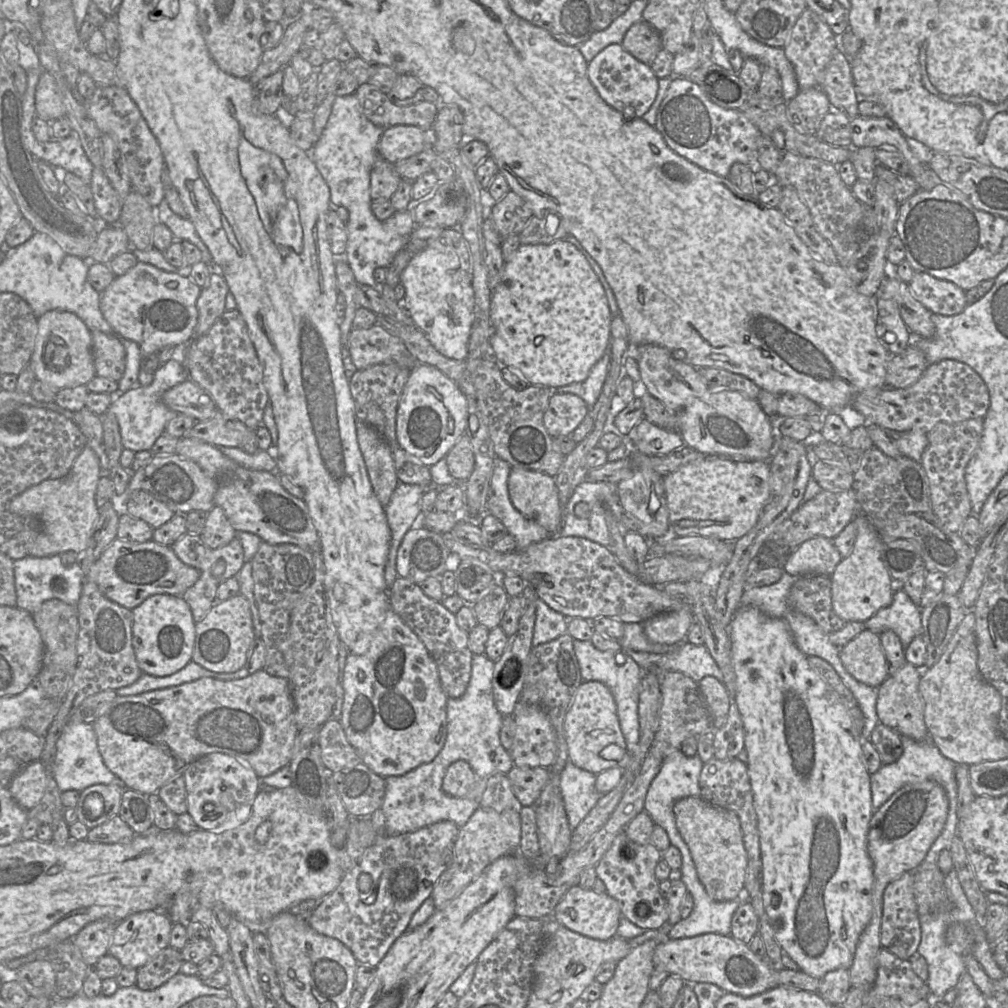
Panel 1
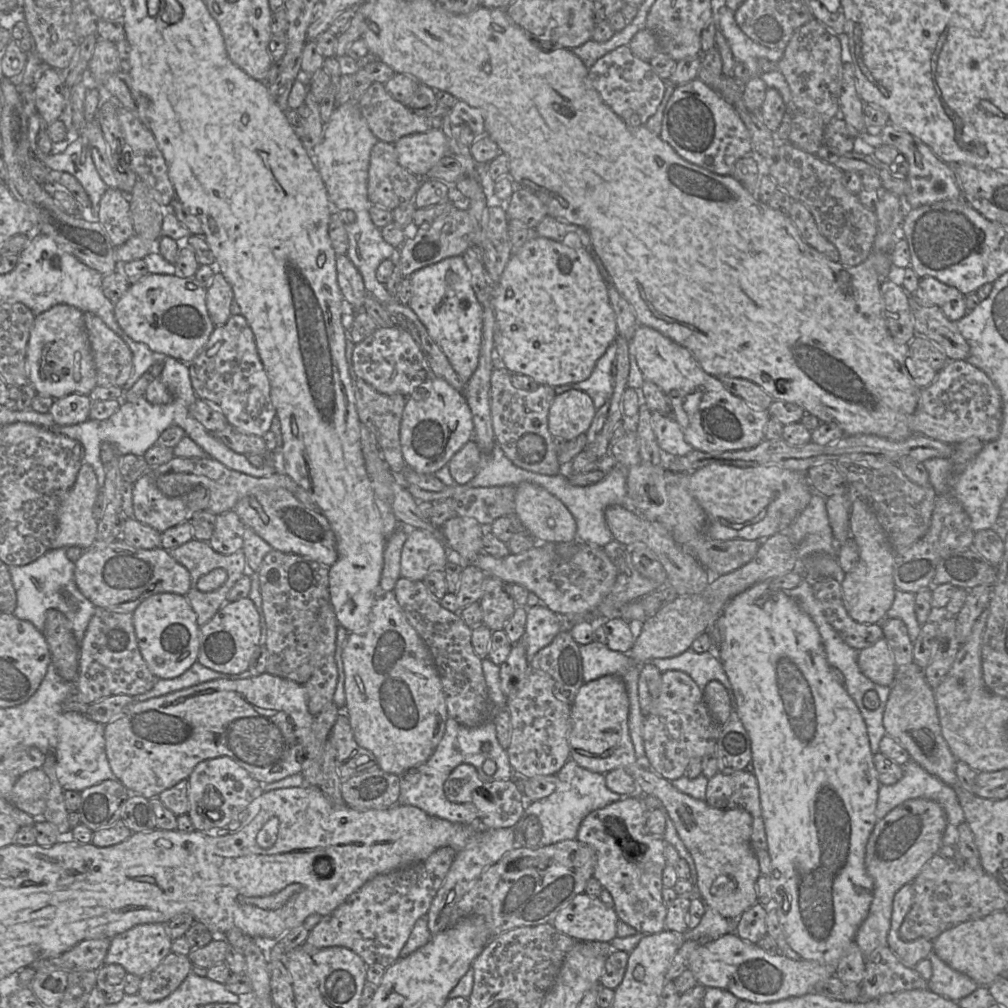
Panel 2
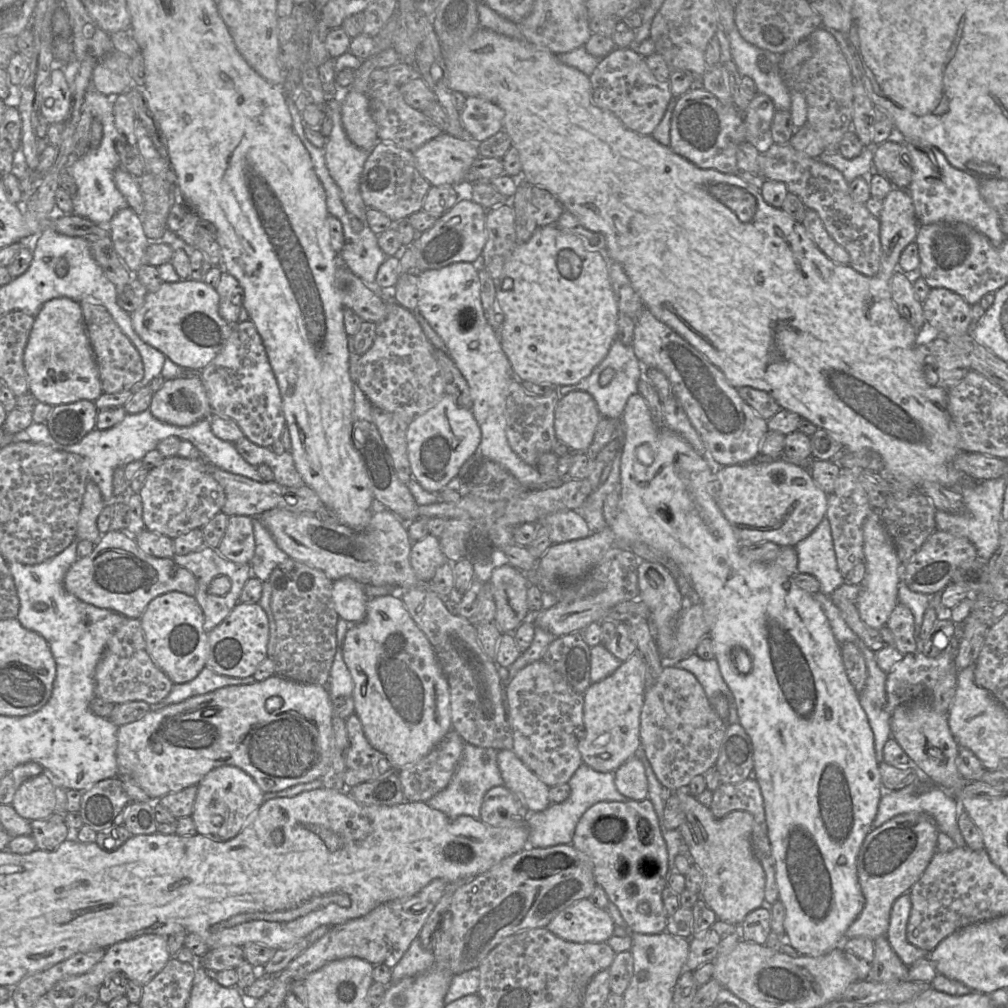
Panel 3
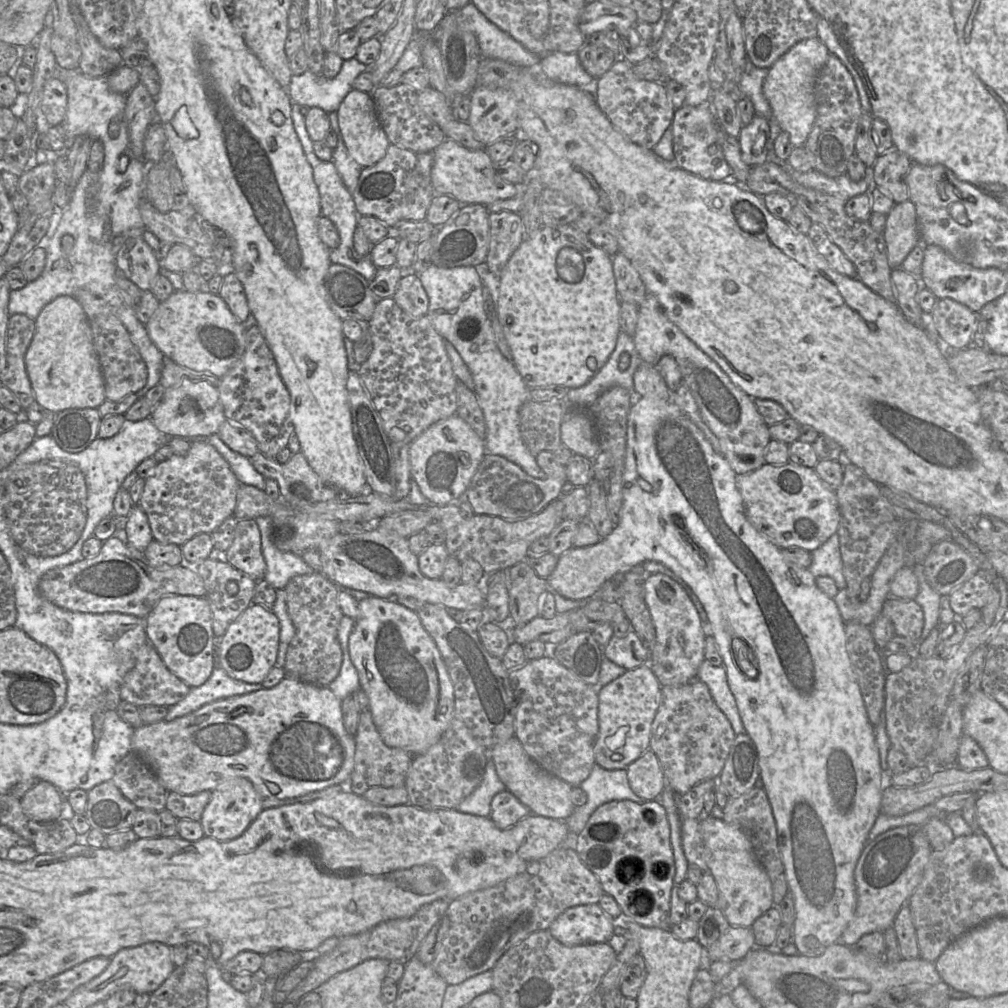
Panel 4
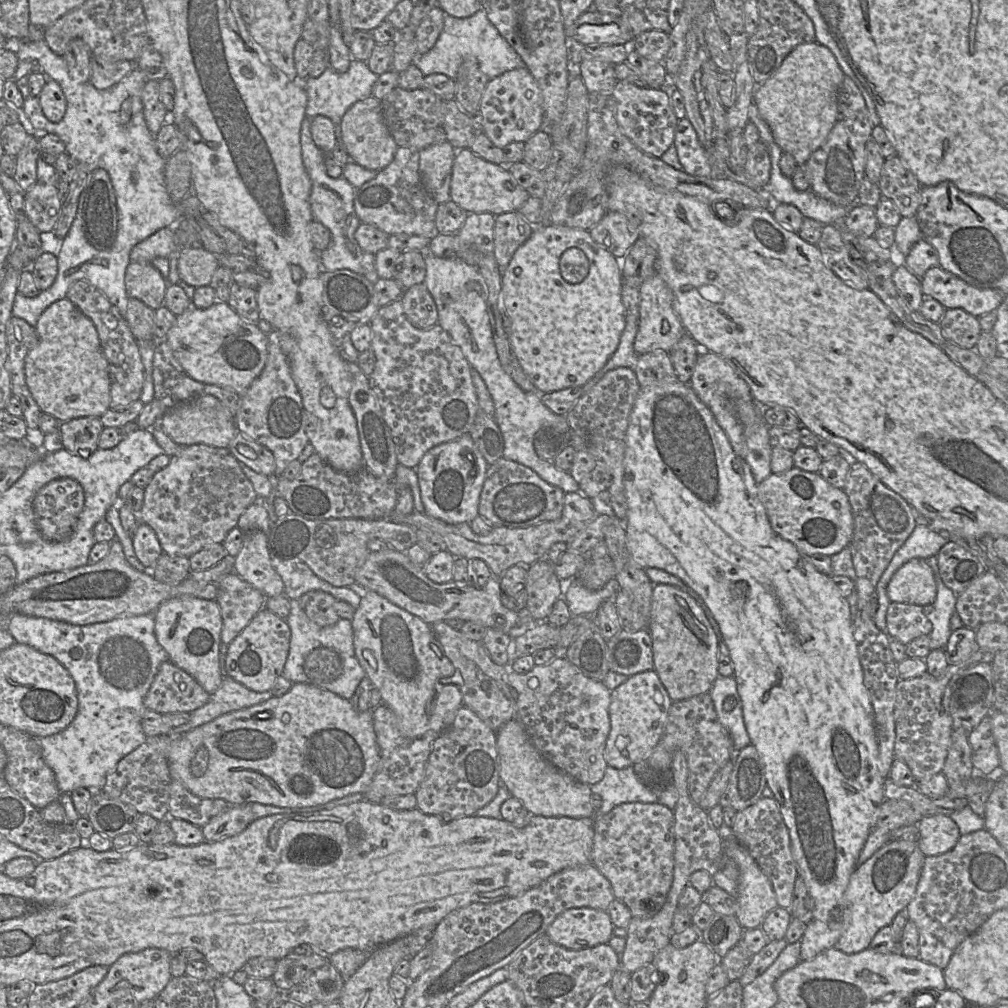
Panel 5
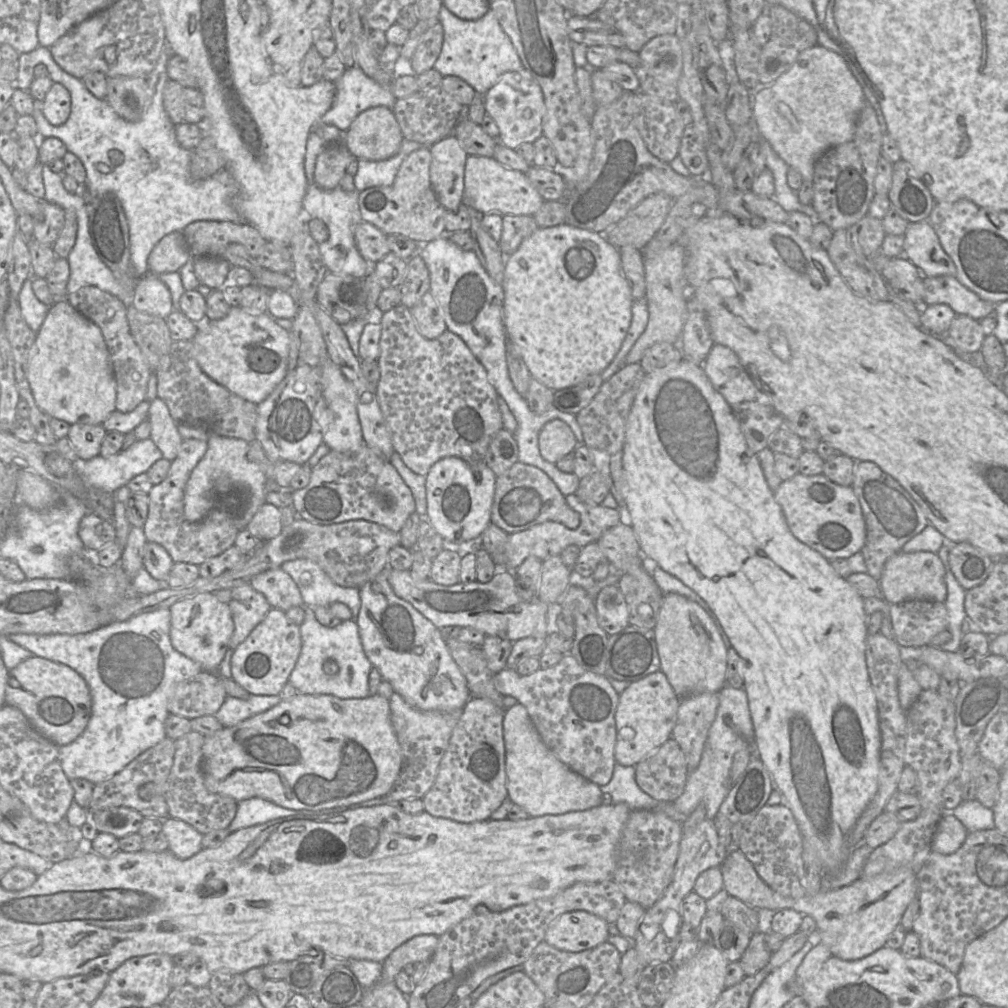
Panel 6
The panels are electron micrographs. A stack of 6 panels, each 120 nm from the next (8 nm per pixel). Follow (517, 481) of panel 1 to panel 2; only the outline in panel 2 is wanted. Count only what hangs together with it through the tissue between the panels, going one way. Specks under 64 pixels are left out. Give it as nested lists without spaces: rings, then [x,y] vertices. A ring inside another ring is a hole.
[[[522,482],[515,487],[515,515],[538,542],[571,543],[576,541],[576,521],[566,506],[541,486]]]

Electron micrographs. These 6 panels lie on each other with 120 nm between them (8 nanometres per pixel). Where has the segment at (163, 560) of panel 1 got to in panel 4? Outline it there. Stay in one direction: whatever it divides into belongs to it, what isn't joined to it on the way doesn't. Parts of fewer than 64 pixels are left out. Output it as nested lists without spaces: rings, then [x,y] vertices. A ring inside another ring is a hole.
[[[110,537],[102,542],[100,552],[92,558],[81,560],[56,568],[45,573],[38,583],[38,590],[42,597],[62,609],[82,613],[123,613],[144,618],[153,610],[155,605],[169,595],[205,596],[206,588],[198,573],[183,563],[168,568],[154,568],[147,563],[142,552],[117,537]]]

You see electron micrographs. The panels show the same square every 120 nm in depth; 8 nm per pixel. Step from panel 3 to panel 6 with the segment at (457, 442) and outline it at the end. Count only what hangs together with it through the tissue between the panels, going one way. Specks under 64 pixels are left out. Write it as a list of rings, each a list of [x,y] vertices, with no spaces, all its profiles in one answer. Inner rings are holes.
[[[449,456],[432,465],[426,477],[427,518],[446,543],[477,540],[491,523],[496,475],[484,461],[468,463]]]

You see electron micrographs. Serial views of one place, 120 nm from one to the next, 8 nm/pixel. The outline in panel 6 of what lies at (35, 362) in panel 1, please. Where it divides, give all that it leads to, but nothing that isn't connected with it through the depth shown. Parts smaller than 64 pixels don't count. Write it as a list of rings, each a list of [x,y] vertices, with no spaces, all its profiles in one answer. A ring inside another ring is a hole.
[[[65,298],[50,306],[36,333],[28,359],[27,379],[37,406],[51,418],[67,422],[102,425],[116,410],[116,381],[109,351],[99,327],[74,309]]]

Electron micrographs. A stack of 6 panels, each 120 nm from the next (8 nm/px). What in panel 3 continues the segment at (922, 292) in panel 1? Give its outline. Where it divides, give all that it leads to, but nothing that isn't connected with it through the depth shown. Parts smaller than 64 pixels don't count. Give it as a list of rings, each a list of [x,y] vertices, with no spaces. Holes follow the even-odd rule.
[[[930,288],[922,307],[924,319],[939,331],[940,336],[969,333],[971,305],[959,294],[945,288]]]

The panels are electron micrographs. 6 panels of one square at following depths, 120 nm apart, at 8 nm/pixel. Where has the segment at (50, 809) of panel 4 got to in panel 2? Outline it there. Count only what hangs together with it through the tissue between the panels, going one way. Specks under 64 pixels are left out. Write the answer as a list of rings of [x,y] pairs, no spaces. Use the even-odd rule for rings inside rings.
[[[33,769],[15,782],[10,801],[18,810],[39,819],[45,812],[49,789],[50,782],[43,769]]]

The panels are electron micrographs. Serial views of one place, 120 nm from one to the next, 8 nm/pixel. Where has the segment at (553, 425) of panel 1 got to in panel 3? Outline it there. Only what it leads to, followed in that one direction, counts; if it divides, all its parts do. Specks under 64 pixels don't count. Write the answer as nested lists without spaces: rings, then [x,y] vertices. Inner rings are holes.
[[[584,391],[563,396],[555,409],[554,428],[558,441],[572,452],[585,452],[601,419],[593,397]]]

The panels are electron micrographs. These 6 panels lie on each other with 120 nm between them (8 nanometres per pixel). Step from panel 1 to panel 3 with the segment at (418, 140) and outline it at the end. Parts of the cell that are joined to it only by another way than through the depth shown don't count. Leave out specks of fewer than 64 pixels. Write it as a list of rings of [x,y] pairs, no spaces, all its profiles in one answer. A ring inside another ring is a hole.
[[[445,132],[416,149],[413,155],[420,174],[431,186],[455,186],[463,182],[471,165],[480,157],[476,142]]]

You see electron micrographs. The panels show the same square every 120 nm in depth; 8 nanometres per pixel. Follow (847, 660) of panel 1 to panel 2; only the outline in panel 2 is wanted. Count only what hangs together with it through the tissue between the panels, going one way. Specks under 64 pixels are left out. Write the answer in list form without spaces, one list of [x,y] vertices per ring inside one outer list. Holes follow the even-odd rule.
[[[884,638],[870,647],[859,650],[858,666],[867,678],[879,685],[891,687],[896,678],[897,666]]]

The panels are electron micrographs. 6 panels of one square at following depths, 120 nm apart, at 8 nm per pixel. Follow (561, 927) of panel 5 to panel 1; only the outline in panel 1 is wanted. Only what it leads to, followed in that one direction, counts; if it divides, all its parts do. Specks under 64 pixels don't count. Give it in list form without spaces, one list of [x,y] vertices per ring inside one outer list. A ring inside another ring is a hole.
[[[576,885],[564,894],[552,916],[571,931],[597,940],[607,940],[616,935],[622,913],[619,902],[607,892],[596,893]]]

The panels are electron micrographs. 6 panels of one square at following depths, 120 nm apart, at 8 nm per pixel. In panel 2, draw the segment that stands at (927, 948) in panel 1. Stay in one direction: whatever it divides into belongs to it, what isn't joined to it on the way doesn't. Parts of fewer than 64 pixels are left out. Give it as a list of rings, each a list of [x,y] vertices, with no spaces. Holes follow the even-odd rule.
[[[933,950],[927,958],[932,965],[932,976],[927,983],[931,992],[957,1002],[979,986],[969,976],[952,969]]]

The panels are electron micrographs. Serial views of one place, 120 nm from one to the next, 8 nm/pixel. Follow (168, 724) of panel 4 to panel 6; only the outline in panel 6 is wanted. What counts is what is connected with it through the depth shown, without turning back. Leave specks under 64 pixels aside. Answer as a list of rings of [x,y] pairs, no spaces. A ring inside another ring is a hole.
[[[298,692],[292,699],[282,700],[265,712],[256,714],[236,725],[223,727],[213,735],[206,736],[202,751],[204,781],[209,791],[232,797],[237,802],[260,797],[296,811],[320,811],[384,797],[392,789],[401,768],[401,750],[391,721],[389,699],[378,693],[365,698],[339,698],[329,694],[311,695]]]

